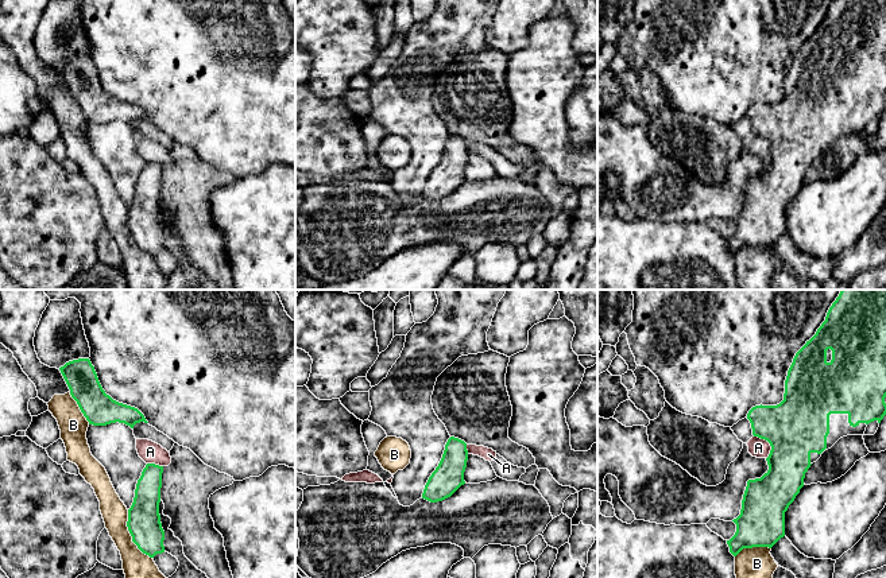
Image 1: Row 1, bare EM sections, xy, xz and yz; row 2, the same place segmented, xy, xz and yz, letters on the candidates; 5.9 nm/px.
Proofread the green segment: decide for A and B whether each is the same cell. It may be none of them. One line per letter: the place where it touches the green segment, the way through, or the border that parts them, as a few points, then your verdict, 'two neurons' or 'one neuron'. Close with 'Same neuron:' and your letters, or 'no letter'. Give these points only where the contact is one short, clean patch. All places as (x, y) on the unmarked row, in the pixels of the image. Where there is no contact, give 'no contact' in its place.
A: meets green in yz at (769, 140); two neurons
B: meets green in xy at (131, 233); two neurons
Same neuron: no letter

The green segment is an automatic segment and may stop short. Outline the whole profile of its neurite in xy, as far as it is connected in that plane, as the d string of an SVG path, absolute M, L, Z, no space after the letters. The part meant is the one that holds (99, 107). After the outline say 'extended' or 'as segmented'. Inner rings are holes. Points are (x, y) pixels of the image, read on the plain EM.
M89 57L69 59L59 69L89 123L119 120L134 127L136 121L148 121L138 106L119 101L105 92Z | as segmented

